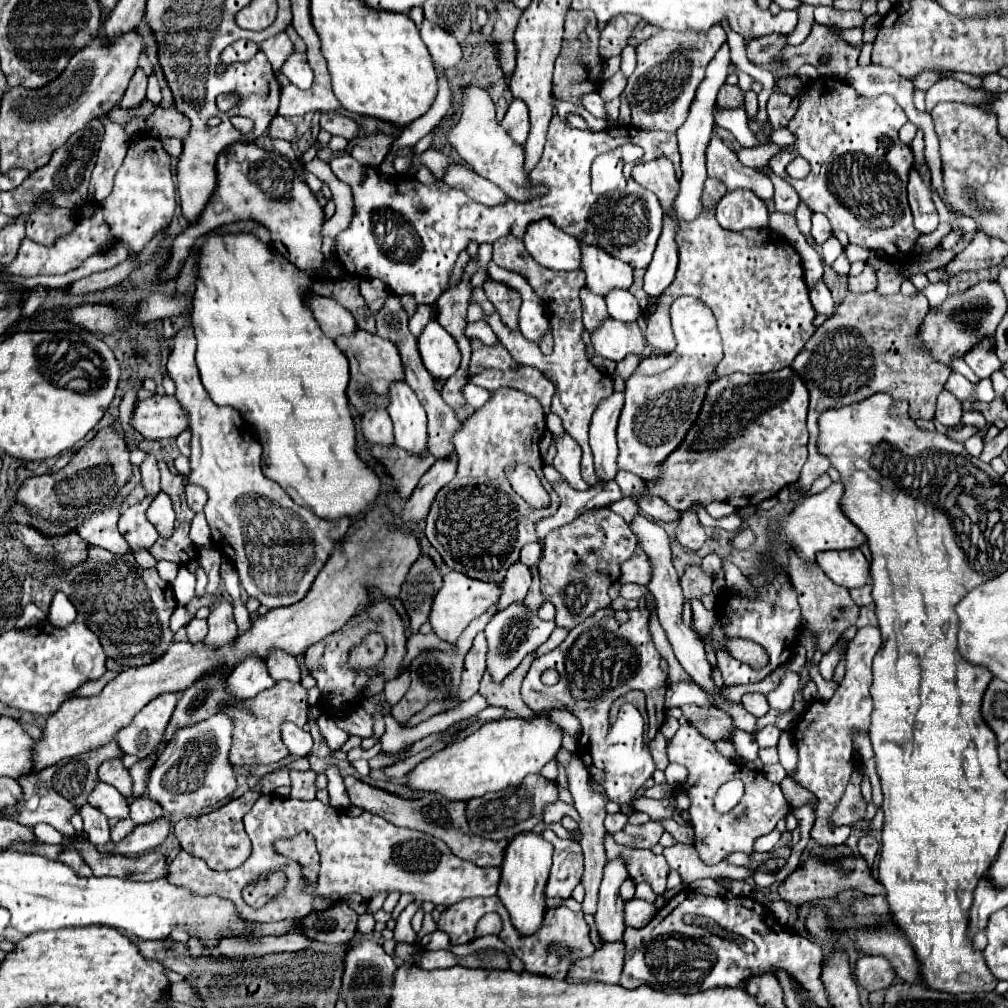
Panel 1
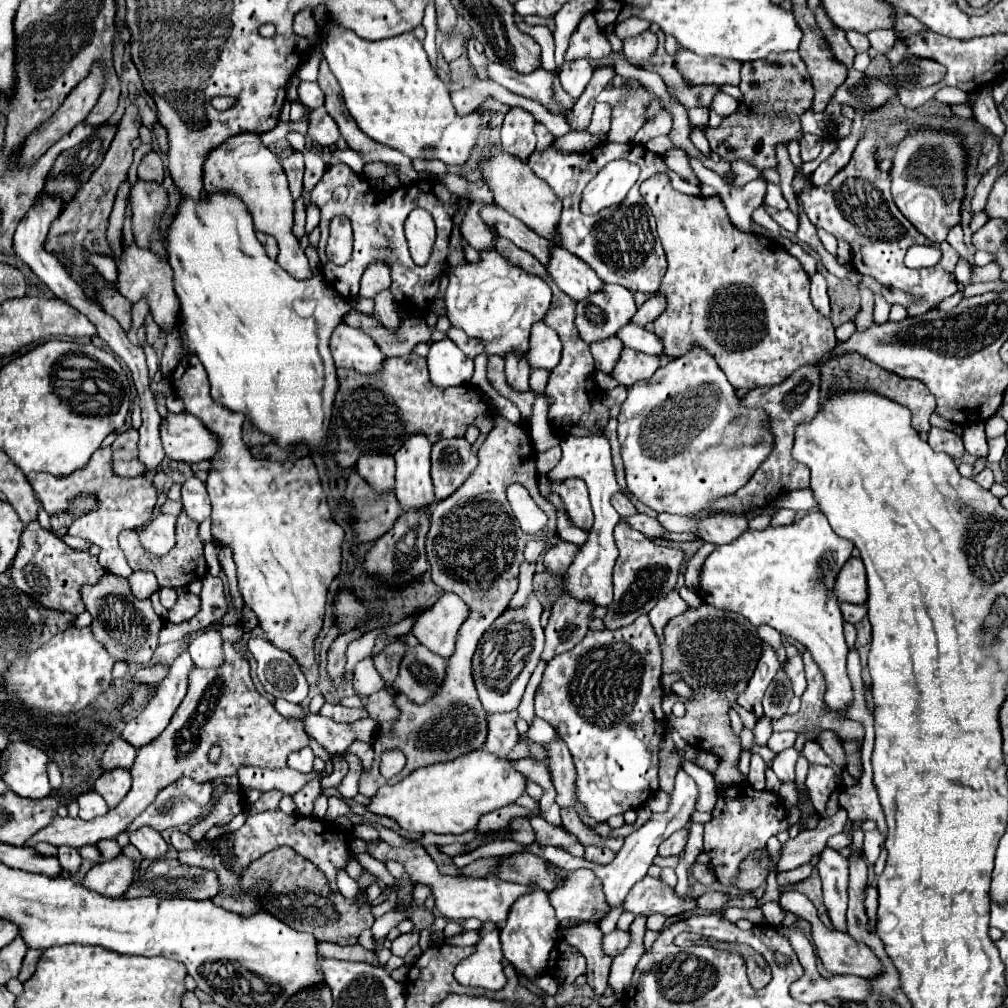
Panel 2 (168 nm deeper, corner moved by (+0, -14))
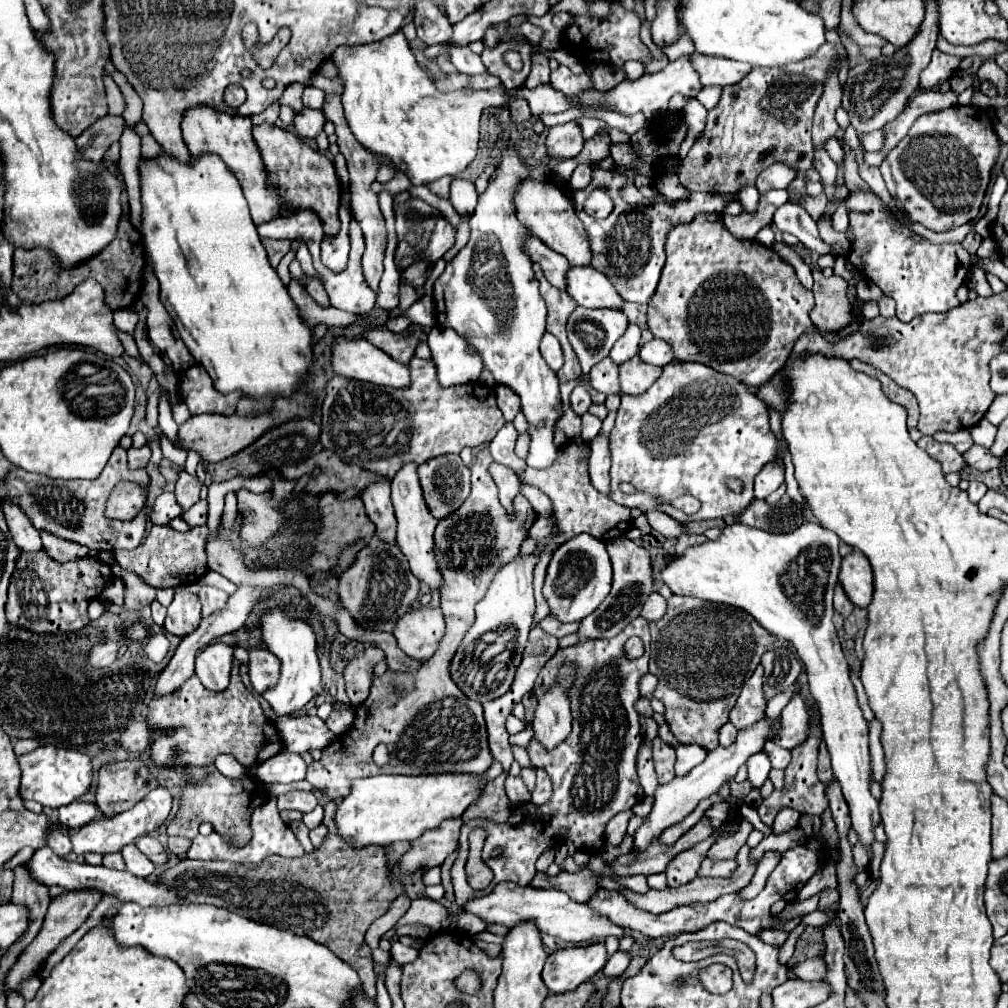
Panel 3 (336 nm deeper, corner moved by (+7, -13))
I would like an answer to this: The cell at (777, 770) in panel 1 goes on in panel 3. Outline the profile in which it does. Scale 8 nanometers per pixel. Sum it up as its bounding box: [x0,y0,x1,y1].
[764,740,790,769]

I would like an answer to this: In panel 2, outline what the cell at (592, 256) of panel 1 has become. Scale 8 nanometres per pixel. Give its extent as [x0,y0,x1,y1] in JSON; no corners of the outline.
[575,284,635,344]

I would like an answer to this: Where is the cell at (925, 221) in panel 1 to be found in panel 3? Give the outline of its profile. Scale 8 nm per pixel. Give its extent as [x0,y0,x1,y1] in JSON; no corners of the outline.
[880,105,1000,233]

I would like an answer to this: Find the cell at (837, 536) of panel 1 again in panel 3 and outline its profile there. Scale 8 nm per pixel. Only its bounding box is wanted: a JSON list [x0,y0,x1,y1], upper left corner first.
[662,521,880,853]

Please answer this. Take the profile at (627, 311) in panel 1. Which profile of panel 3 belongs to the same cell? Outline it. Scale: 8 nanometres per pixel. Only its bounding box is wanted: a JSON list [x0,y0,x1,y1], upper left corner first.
[638,339,674,367]

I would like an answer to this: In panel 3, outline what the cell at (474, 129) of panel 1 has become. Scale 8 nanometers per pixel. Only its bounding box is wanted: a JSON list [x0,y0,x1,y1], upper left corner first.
[512,177,590,265]

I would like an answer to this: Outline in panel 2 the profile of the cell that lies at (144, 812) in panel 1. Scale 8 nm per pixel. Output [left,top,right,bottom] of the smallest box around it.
[131,828,167,860]

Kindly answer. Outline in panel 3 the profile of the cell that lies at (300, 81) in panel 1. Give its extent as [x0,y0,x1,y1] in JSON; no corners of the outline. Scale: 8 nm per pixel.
[302,87,324,109]

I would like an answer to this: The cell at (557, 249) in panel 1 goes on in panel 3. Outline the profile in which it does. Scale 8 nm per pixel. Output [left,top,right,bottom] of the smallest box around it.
[566,267,622,309]

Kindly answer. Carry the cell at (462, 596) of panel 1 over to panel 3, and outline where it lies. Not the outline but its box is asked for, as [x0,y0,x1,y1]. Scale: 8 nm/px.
[394,607,444,659]

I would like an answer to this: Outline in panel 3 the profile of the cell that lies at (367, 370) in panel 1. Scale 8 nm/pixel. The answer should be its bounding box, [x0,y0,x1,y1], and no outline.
[322,357,504,477]

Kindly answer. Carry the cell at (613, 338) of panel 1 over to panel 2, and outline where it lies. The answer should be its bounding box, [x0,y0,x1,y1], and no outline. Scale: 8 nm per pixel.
[613,348,657,386]

